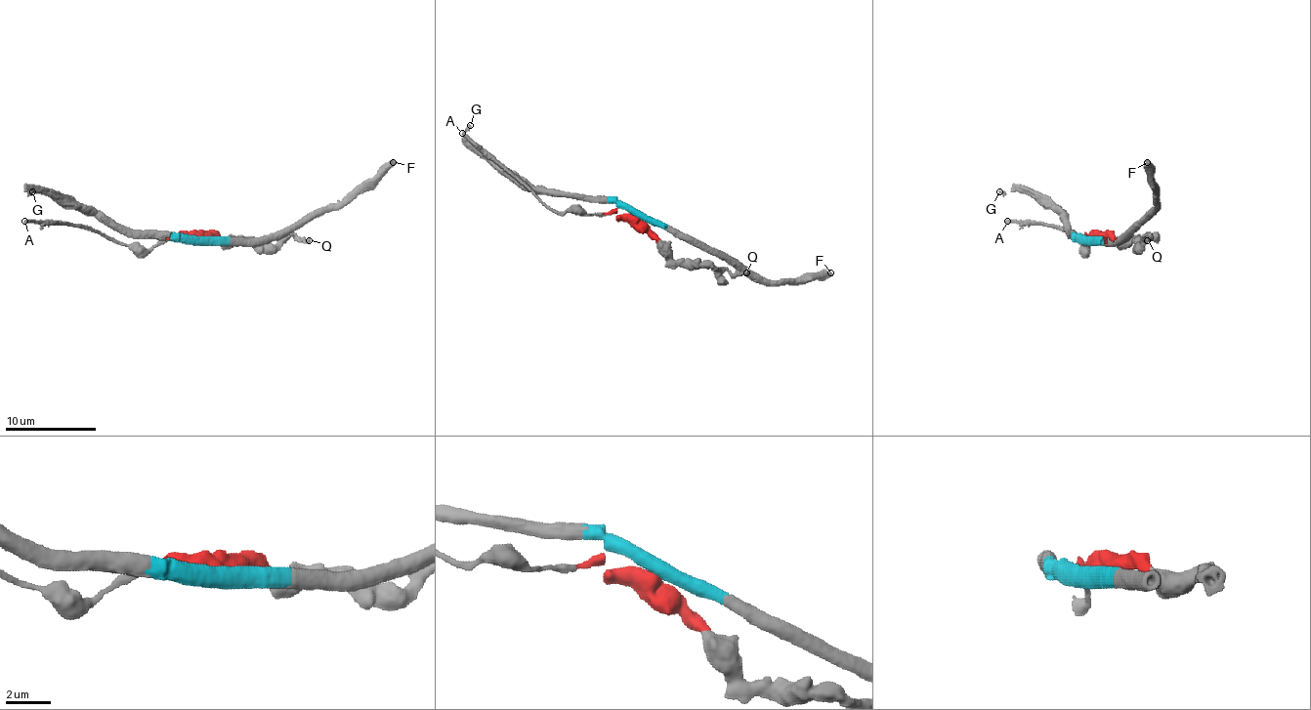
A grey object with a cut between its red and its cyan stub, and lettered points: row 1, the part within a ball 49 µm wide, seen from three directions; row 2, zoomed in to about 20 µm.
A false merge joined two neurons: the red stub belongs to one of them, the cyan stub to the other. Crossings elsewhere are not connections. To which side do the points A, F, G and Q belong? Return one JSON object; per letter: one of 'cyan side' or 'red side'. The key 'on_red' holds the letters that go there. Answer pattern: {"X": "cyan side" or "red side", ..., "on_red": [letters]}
{"A": "red side", "F": "cyan side", "G": "cyan side", "Q": "red side", "on_red": ["A", "Q"]}

